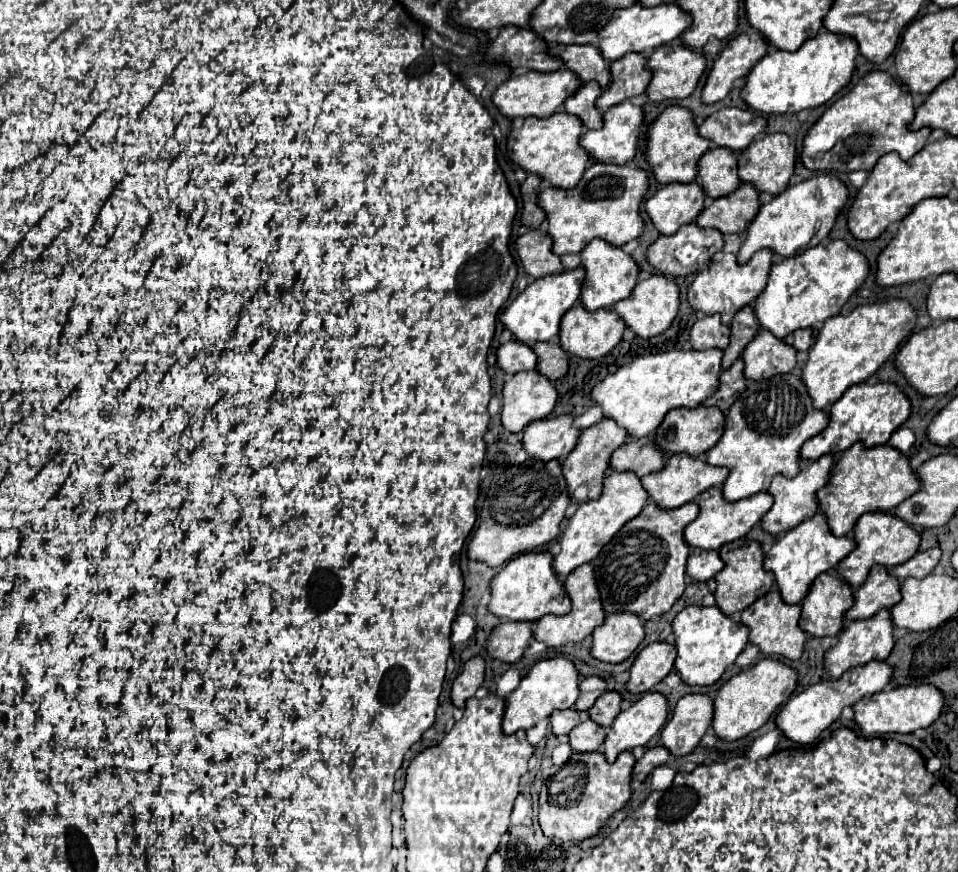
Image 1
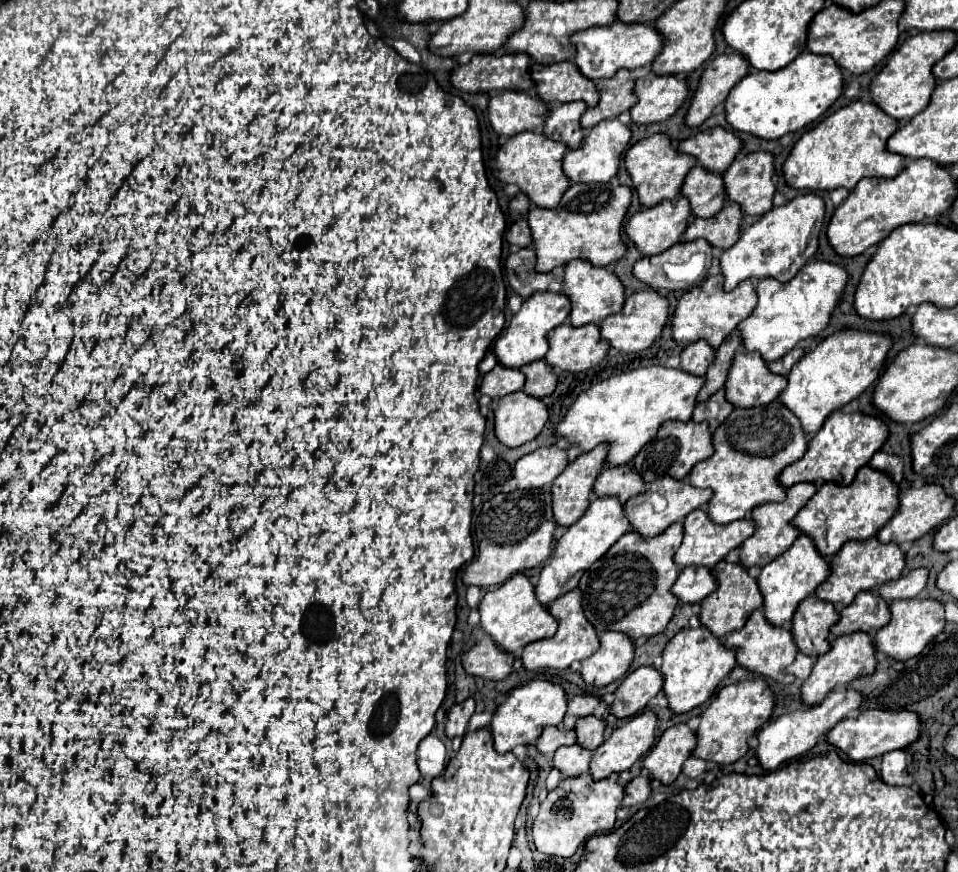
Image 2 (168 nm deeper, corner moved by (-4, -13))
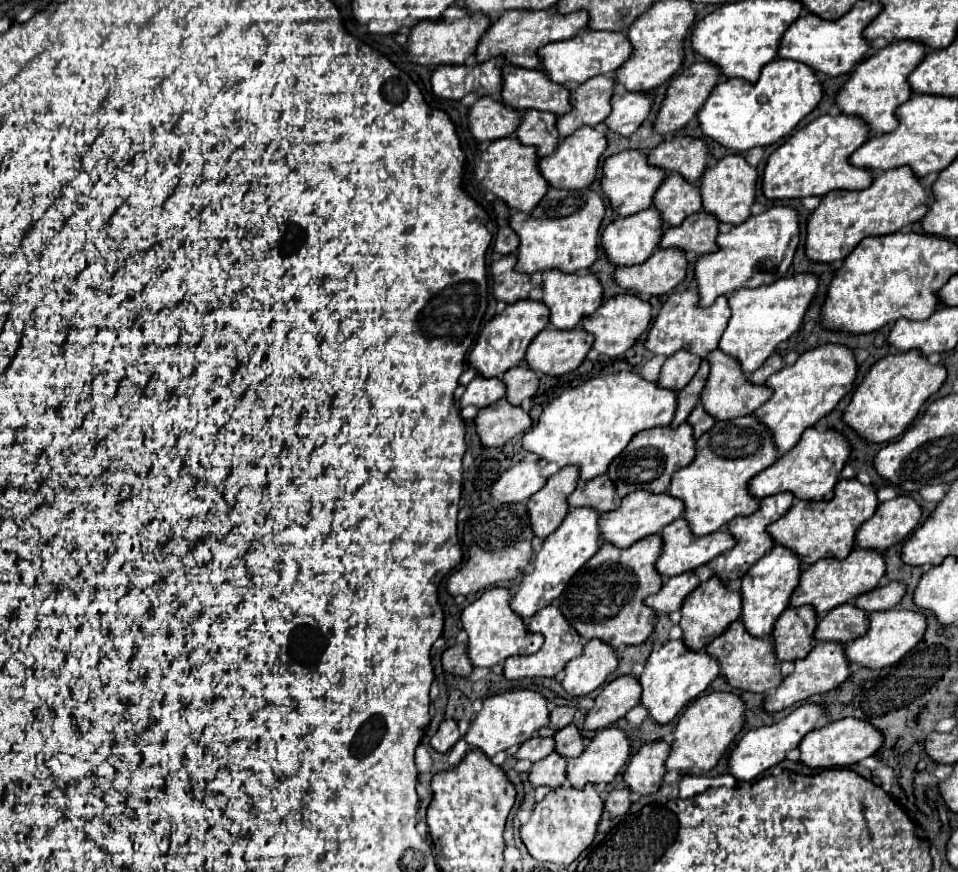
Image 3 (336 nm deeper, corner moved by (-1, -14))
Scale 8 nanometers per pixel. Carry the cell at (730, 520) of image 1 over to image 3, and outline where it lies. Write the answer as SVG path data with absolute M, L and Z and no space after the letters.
M678 518L672 524L668 524L662 530L662 540L664 540L664 548L662 548L662 556L656 562L656 570L666 578L678 576L682 572L696 570L698 566L708 564L718 554L722 554L724 550L730 550L734 546L734 538L732 538L732 534L728 530L724 530L724 532L720 530L720 532L714 532L714 534L706 534L702 538L694 538L694 534L690 534L690 526L688 526L688 522L684 518Z

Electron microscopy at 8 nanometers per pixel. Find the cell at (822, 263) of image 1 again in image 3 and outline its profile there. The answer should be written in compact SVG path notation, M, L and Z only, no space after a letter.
M788 274L782 280L776 280L770 286L760 288L738 288L730 296L732 318L728 328L724 330L718 348L740 360L742 370L752 374L760 368L782 342L800 332L804 316L814 302L818 292L818 276L816 274Z

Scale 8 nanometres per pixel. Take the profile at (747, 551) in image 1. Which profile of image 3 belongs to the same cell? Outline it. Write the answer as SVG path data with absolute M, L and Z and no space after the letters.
M718 576L702 582L690 598L682 604L682 620L680 626L684 628L684 642L692 650L704 650L708 642L718 638L728 630L728 626L742 616L742 596L740 592L732 592Z

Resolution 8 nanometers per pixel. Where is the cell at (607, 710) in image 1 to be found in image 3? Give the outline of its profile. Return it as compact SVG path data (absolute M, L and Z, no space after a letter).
M568 724L564 730L558 730L558 734L554 734L554 740L556 740L556 752L560 752L566 758L576 758L578 754L582 754L586 738L574 724Z

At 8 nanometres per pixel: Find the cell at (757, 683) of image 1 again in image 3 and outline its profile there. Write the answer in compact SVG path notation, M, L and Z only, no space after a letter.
M712 692L712 694L696 698L678 720L674 742L672 742L672 752L666 760L666 768L680 770L680 772L690 772L694 768L708 772L716 768L716 764L726 754L734 738L740 734L744 722L746 722L746 704L736 694Z

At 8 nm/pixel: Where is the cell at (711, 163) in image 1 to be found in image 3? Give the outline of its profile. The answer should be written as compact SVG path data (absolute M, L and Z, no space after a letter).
M668 174L666 180L662 182L662 186L658 188L656 196L654 196L654 208L660 210L666 224L678 226L690 214L696 214L702 210L702 198L698 198L698 186L686 182L680 174Z

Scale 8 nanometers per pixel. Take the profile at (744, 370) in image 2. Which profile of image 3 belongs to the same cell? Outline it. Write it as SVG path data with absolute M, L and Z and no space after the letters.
M722 350L710 352L708 358L710 358L710 376L702 390L702 406L714 418L730 420L730 418L738 418L738 416L750 416L772 396L772 390L766 384L752 384L748 380L748 376L742 374L742 368L738 366L736 358L722 354Z

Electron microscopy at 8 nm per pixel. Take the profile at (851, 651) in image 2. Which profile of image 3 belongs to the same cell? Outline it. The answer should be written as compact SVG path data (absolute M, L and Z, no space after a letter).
M818 642L806 658L796 660L794 672L784 678L784 682L776 688L774 694L770 694L766 698L766 710L768 712L780 712L780 710L784 710L788 706L794 706L798 702L808 700L814 694L822 694L822 692L834 690L838 684L846 682L850 672L852 672L850 670L850 662L846 658L842 642L838 642L838 644L836 642Z

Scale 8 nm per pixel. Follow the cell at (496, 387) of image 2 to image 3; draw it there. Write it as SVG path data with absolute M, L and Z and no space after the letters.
M476 376L468 386L464 396L460 398L460 406L470 406L476 404L478 408L490 406L492 402L498 402L500 398L506 396L506 388L502 386L502 378L484 378Z

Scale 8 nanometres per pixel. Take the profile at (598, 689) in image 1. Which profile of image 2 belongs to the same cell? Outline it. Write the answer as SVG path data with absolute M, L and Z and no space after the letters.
M575 695L573 699L567 701L567 713L565 713L565 719L563 719L563 727L573 729L575 721L579 717L591 715L597 705L599 705L599 701L595 697L591 697L591 695Z

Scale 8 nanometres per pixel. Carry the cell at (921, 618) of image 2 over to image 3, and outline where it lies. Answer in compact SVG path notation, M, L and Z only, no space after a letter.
M890 608L868 614L868 618L870 618L870 630L866 632L866 636L856 638L846 646L848 660L866 668L884 668L900 662L922 640L922 634L926 634L926 614L922 612Z

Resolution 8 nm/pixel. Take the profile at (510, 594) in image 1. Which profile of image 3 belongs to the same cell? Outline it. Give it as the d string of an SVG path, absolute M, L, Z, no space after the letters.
M490 588L470 606L466 606L462 612L462 626L470 636L468 654L472 664L478 668L484 668L484 666L492 668L516 654L534 654L544 642L542 634L530 632L524 620L518 618L514 610L510 610L510 598L512 598L512 592L508 588Z

